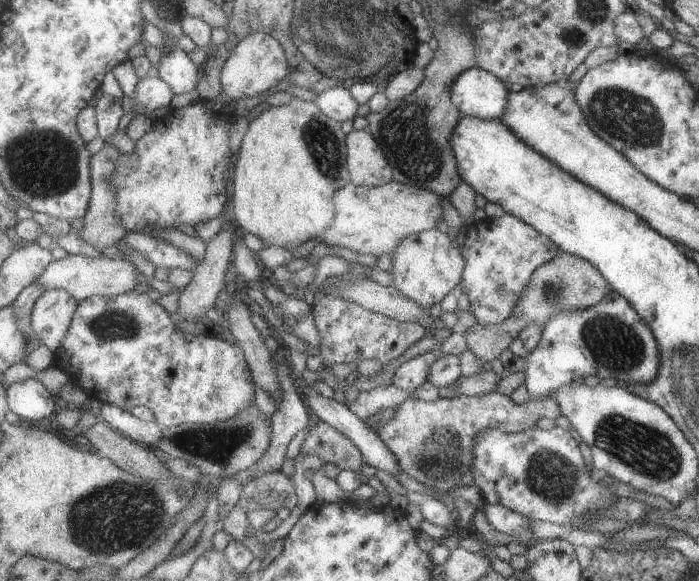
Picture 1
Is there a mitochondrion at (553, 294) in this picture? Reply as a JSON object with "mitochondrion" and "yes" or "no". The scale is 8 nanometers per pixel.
{"mitochondrion":"yes"}

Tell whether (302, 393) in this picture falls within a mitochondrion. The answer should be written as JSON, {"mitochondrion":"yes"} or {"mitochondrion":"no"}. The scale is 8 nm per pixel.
{"mitochondrion":"no"}

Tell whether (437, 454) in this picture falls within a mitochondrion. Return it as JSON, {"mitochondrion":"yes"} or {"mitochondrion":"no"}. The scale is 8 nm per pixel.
{"mitochondrion":"yes"}

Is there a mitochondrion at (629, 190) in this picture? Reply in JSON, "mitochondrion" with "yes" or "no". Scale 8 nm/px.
{"mitochondrion":"no"}

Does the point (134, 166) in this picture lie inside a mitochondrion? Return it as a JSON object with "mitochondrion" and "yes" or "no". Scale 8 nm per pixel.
{"mitochondrion":"no"}

